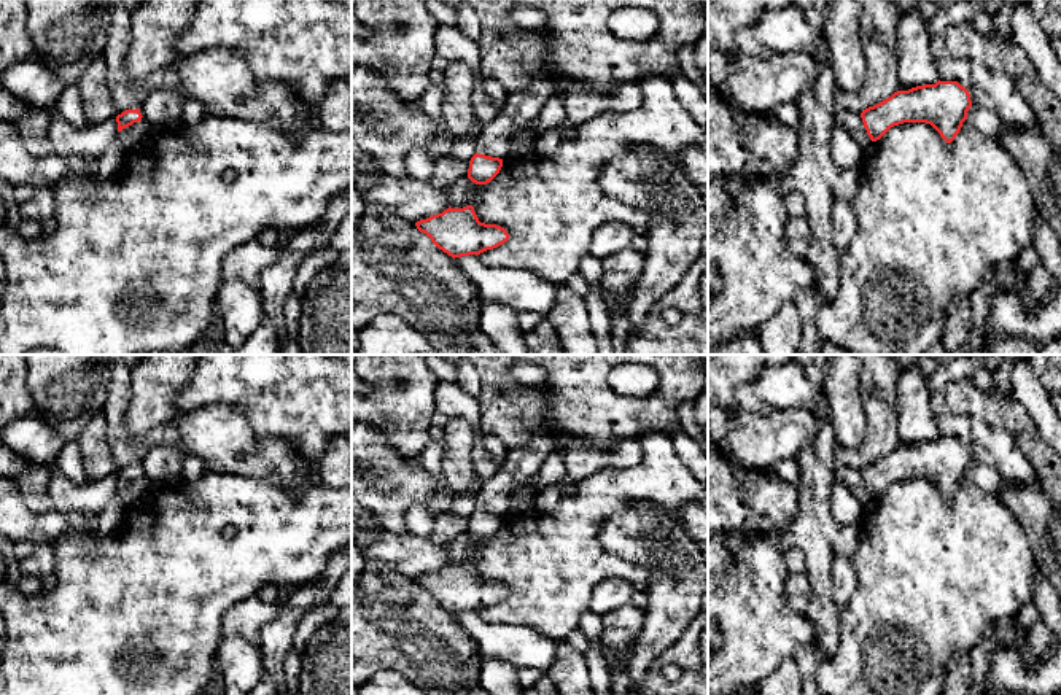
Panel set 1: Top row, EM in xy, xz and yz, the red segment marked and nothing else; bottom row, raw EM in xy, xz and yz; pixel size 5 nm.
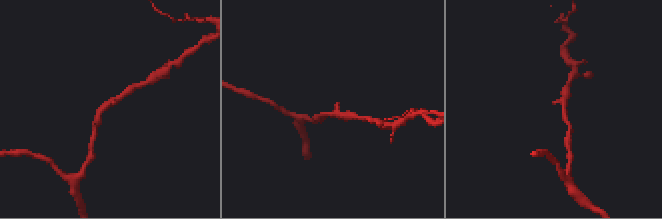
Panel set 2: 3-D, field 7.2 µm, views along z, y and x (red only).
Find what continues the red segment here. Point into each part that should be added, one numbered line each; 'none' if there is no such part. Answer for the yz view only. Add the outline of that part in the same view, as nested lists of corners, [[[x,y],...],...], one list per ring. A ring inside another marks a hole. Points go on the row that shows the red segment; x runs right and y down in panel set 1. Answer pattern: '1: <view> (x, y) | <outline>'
1: yz (851, 123) | [[[841,111],[834,121],[834,127],[845,129],[864,149],[872,143],[857,113]]]

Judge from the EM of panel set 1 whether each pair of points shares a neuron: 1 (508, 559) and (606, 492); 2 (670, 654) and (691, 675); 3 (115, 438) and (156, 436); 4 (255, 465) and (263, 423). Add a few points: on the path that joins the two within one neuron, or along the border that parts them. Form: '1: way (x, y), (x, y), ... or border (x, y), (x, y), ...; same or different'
1: way (532, 554), (543, 554), (582, 514); same
2: way (676, 657), (687, 668); same
3: way (124, 442), (147, 441); same
4: border (234, 409), (258, 436), (280, 436), (295, 450); different

